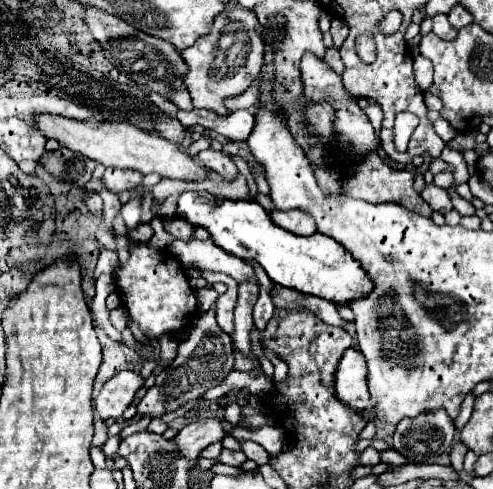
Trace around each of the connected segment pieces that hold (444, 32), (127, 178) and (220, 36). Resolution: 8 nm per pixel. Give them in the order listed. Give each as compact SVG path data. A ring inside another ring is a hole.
M434 15L432 17L432 33L438 35L440 39L454 39L458 31L452 29L452 25L448 23L446 15Z
M106 169L102 177L102 185L114 195L134 189L140 181L142 181L142 175L138 171L128 171L128 169Z
M228 1L224 11L214 19L210 33L202 35L192 47L182 51L182 59L188 63L188 73L184 77L188 91L192 95L194 107L210 109L218 115L228 115L224 107L224 97L240 95L256 79L262 67L264 43L256 33L258 17L252 9L246 9L234 1Z

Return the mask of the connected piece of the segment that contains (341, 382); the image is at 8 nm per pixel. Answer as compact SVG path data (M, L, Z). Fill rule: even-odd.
M348 349L340 357L334 371L334 393L344 405L362 411L370 407L370 393L366 387L366 361L360 351Z

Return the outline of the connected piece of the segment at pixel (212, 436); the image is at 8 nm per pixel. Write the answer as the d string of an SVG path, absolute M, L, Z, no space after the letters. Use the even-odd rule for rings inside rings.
M198 417L176 435L176 447L186 459L196 461L200 451L210 443L222 439L222 435L224 429L218 417Z

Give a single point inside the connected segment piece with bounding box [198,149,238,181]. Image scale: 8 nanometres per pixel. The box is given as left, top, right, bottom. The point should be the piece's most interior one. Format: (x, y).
(216, 160)

